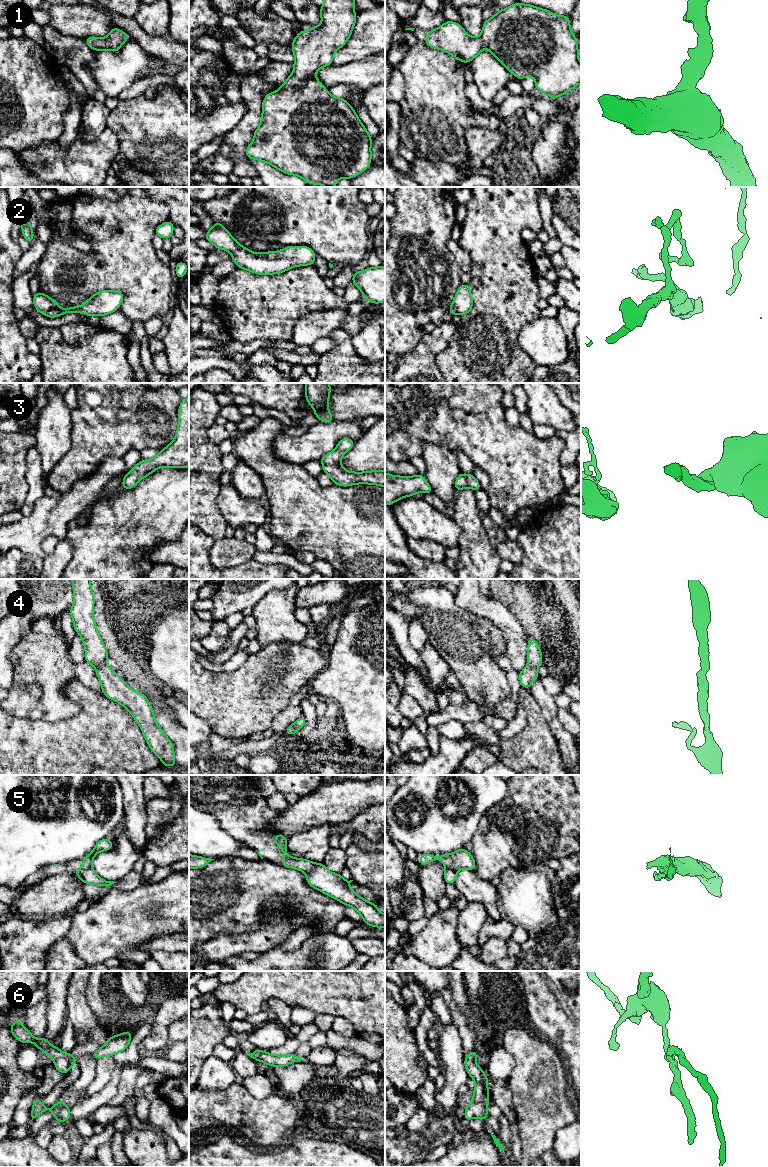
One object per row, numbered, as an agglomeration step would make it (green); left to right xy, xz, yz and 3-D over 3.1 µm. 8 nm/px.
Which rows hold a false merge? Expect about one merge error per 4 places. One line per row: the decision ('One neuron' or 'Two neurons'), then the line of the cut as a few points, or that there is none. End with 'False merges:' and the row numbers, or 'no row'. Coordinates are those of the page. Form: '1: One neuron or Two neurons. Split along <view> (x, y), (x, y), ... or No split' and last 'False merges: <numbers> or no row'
1: One neuron. No split
2: One neuron. No split
3: One neuron. No split
4: One neuron. No split
5: Two neurons. Split along xy (91, 867), (78, 869), (74, 872)
6: Two neurons. Split along xy (55, 1059), (64, 1057), (71, 1065)
False merges: 5, 6

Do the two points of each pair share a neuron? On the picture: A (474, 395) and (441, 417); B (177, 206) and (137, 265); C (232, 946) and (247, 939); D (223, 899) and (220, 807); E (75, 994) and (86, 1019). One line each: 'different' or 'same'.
A: same
B: different
C: same
D: different
E: same

